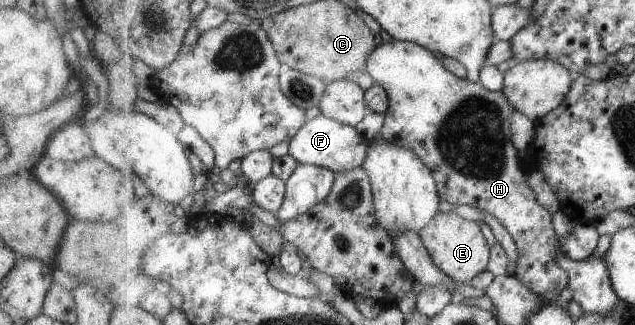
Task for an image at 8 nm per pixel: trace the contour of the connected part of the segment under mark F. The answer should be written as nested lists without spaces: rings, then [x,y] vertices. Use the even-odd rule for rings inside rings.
[[[320,114],[305,123],[289,143],[289,154],[300,164],[312,164],[330,168],[332,171],[345,172],[359,168],[369,154],[370,143],[356,127],[340,123]]]

